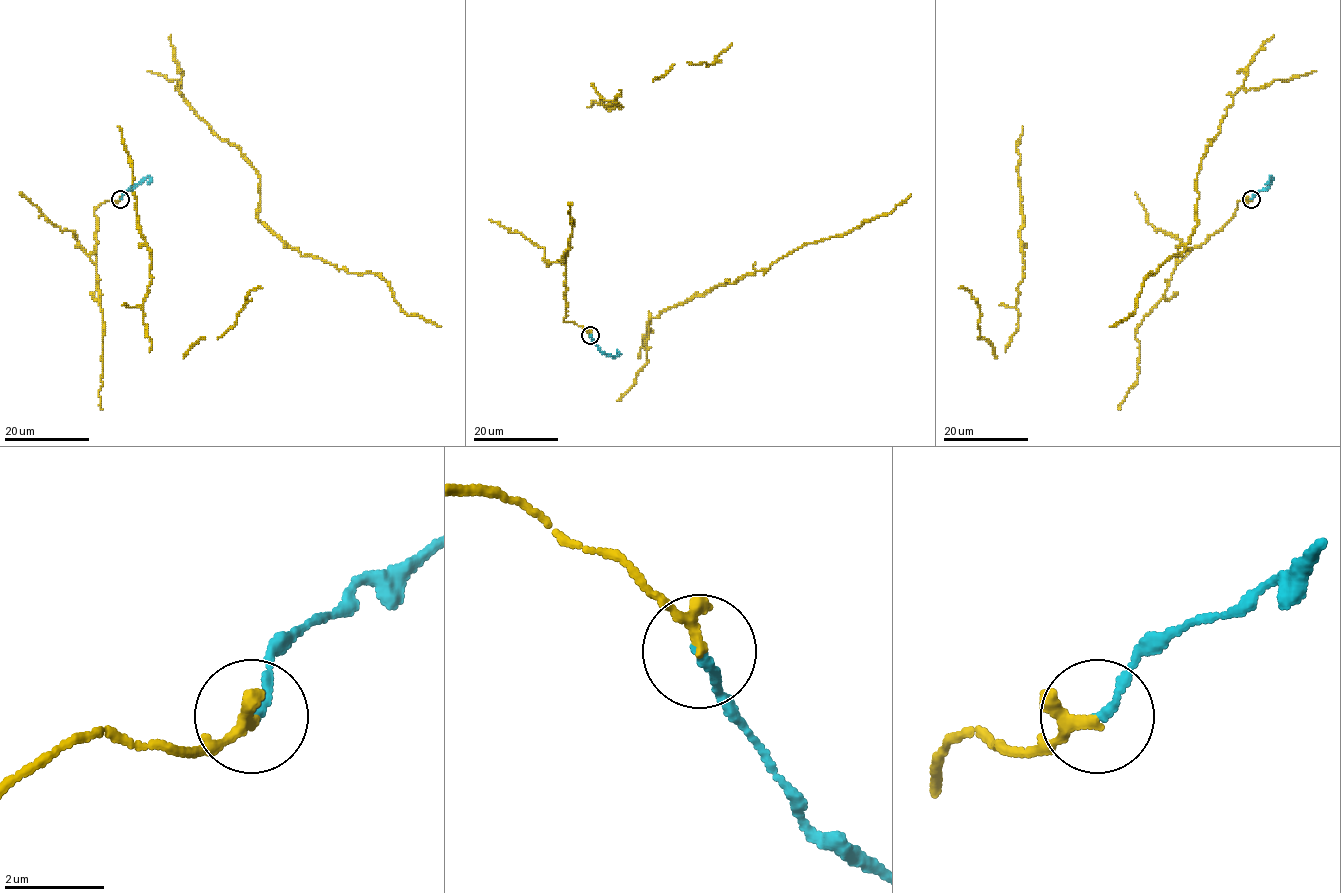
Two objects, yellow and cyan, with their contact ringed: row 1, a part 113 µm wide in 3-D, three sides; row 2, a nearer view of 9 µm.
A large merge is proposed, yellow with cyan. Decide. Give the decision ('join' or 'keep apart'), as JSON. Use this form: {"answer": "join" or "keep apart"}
{"answer": "join"}

